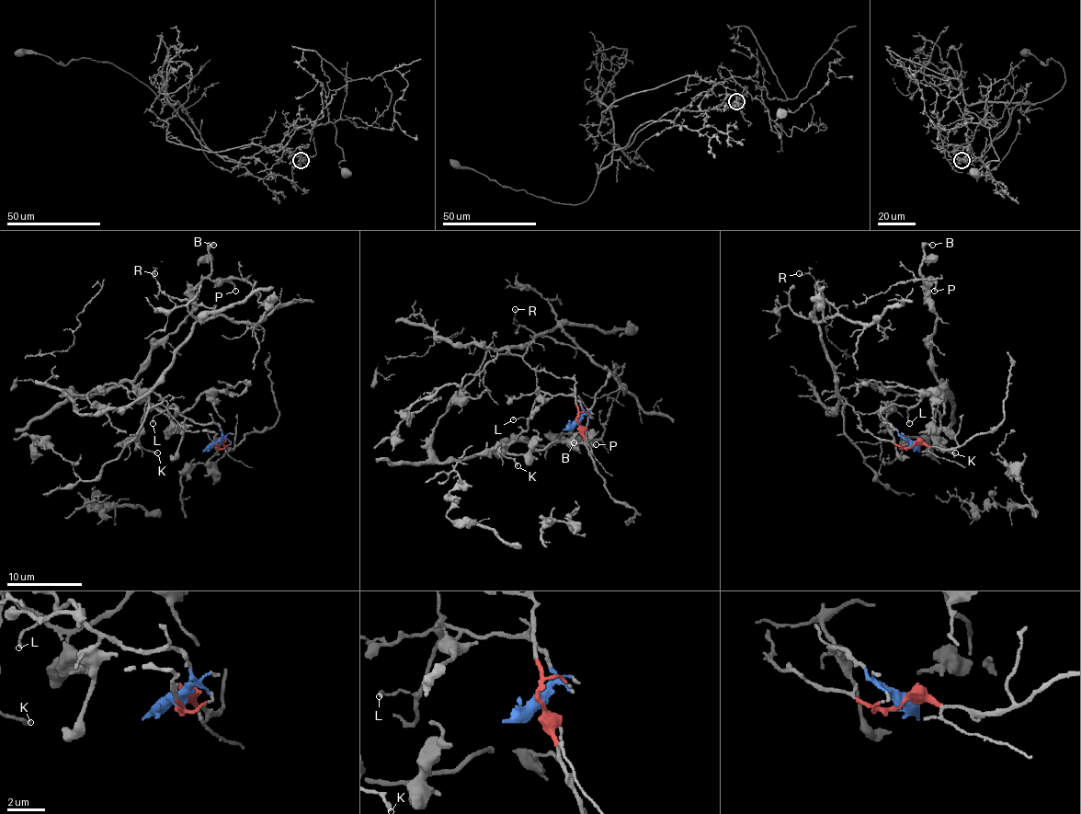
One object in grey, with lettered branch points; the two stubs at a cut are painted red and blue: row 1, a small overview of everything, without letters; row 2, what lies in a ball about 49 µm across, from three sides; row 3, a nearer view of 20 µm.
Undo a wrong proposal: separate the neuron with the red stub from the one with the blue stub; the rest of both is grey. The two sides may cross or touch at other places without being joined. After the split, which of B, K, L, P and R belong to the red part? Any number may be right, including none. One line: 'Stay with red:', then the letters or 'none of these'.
Stay with red: R

